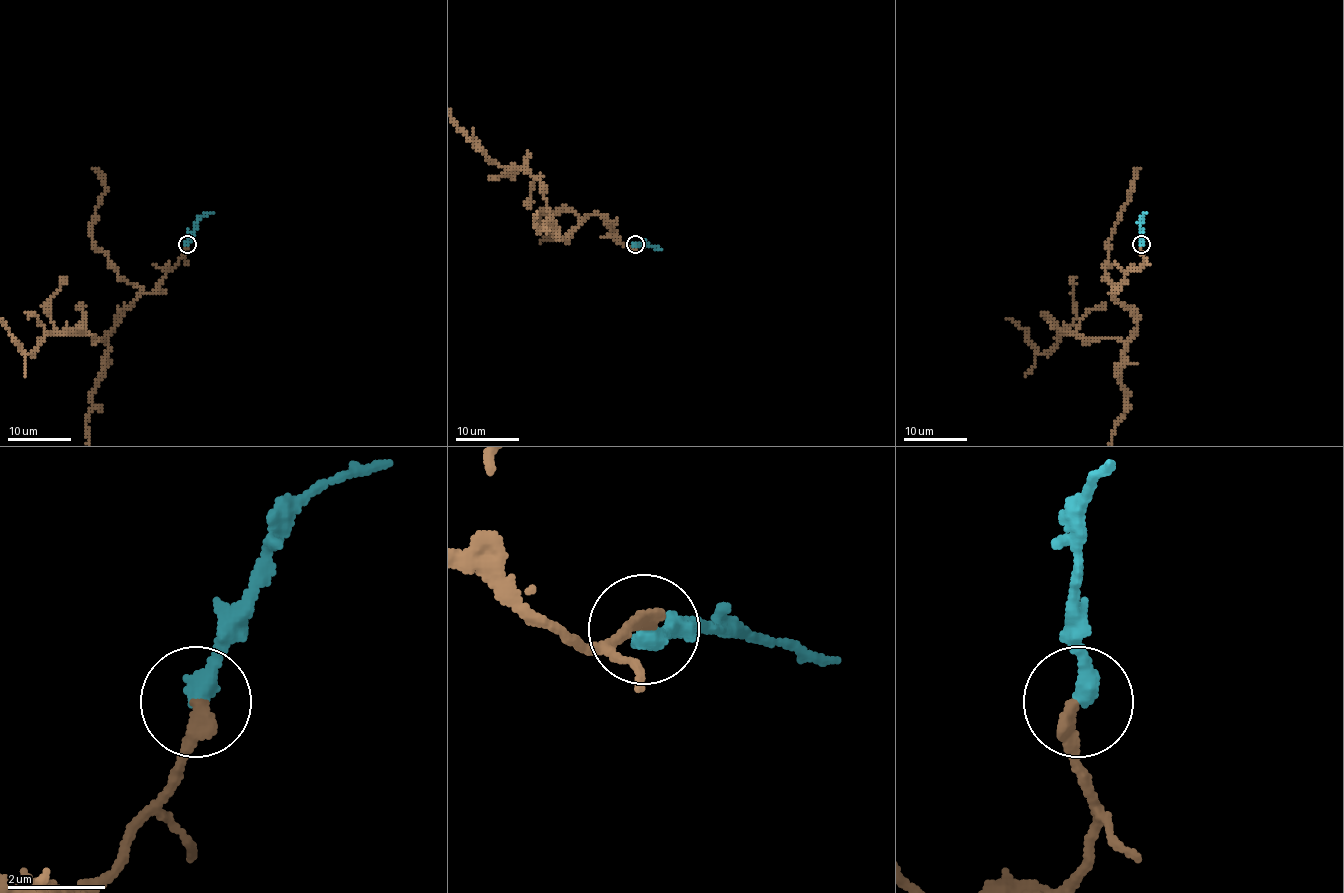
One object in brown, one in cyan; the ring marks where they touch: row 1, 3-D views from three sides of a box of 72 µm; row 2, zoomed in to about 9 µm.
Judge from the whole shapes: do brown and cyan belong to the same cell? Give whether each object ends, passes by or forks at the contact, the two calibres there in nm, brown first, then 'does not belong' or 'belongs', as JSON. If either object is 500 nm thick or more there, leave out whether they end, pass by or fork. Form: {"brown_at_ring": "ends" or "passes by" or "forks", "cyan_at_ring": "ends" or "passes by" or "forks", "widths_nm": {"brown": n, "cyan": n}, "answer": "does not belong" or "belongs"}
{"brown_at_ring": "ends", "cyan_at_ring": "ends", "widths_nm": {"brown": 320, "cyan": 400}, "answer": "belongs"}

